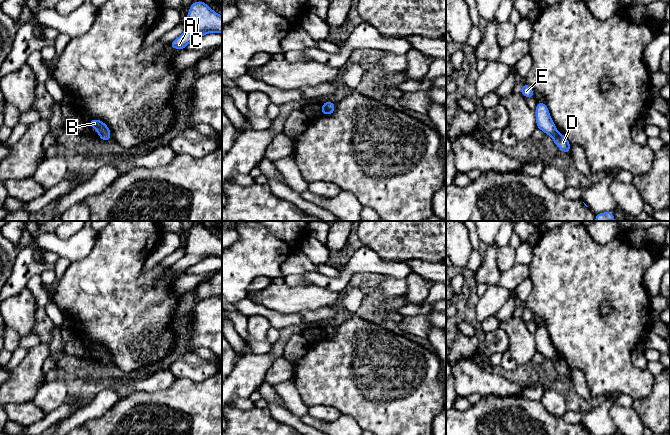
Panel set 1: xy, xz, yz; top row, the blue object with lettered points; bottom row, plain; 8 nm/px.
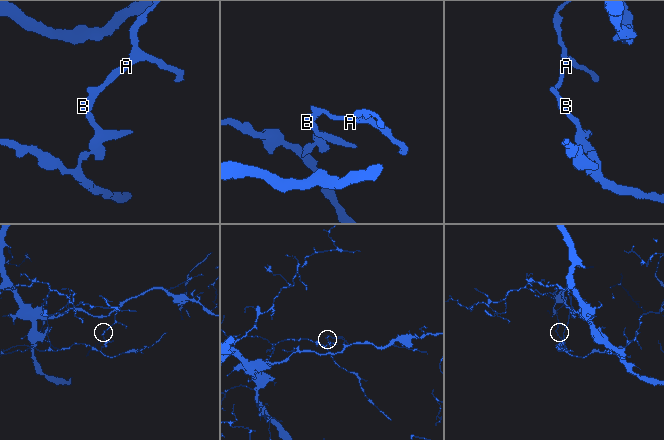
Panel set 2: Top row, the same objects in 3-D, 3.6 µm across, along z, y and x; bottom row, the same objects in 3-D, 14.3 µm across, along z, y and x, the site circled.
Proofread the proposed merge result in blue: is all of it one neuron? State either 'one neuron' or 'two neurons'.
two neurons

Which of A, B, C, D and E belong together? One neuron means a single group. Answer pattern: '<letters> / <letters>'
A B C E / D

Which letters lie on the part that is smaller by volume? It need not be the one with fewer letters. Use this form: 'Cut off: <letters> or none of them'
Cut off: D

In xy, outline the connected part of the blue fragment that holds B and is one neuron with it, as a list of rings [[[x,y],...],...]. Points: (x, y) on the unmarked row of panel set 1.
[[[92,343],[88,346],[88,349],[93,351],[98,359],[103,359],[110,357],[110,352],[101,344],[99,343]]]

